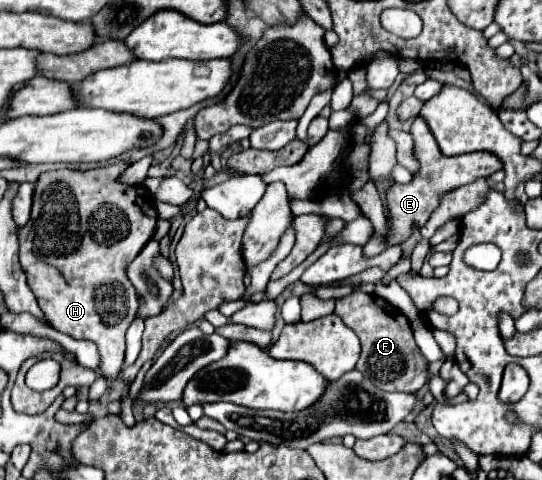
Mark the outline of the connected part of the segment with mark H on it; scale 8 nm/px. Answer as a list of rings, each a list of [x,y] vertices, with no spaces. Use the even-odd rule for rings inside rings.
[[[116,162],[96,170],[50,170],[38,176],[32,198],[32,214],[26,226],[18,226],[20,264],[26,272],[26,282],[34,292],[38,306],[46,322],[76,340],[90,340],[100,352],[100,374],[106,380],[114,380],[124,362],[124,334],[130,322],[136,318],[136,296],[132,282],[128,282],[126,266],[152,238],[158,212],[150,192],[144,186],[128,186],[118,182],[118,176],[128,168],[128,162]],[[96,240],[118,240],[114,244],[102,244]]]

